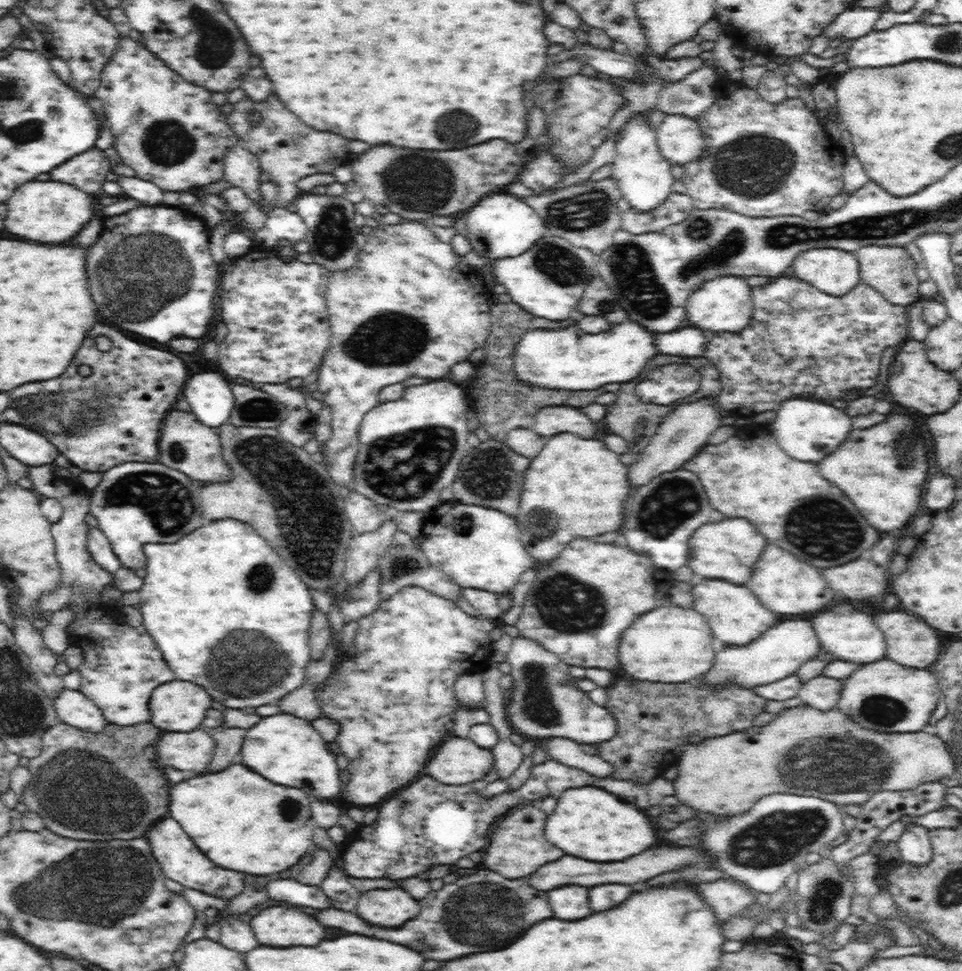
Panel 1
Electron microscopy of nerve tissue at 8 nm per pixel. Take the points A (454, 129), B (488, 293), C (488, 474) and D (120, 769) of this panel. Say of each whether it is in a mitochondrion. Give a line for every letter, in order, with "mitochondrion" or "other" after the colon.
A: mitochondrion
B: other
C: mitochondrion
D: mitochondrion

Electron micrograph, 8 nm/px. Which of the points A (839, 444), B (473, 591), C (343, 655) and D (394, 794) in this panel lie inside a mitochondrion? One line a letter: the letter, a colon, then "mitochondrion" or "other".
A: other
B: other
C: other
D: other

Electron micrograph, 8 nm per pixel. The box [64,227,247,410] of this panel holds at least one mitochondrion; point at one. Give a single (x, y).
(87, 371)

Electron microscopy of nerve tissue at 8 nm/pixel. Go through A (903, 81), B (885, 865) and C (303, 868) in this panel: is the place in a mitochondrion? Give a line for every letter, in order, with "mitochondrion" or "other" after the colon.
A: mitochondrion
B: other
C: other

